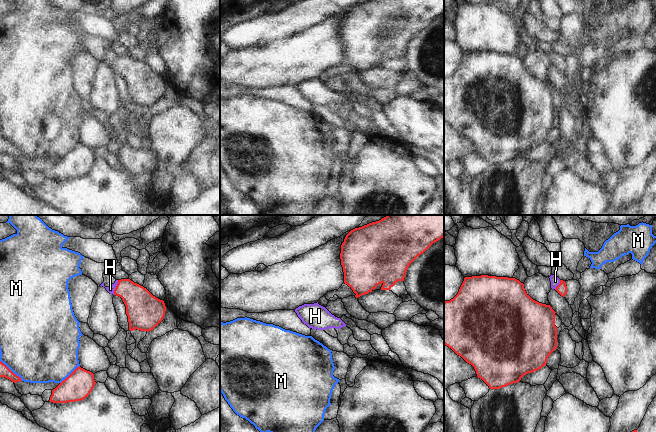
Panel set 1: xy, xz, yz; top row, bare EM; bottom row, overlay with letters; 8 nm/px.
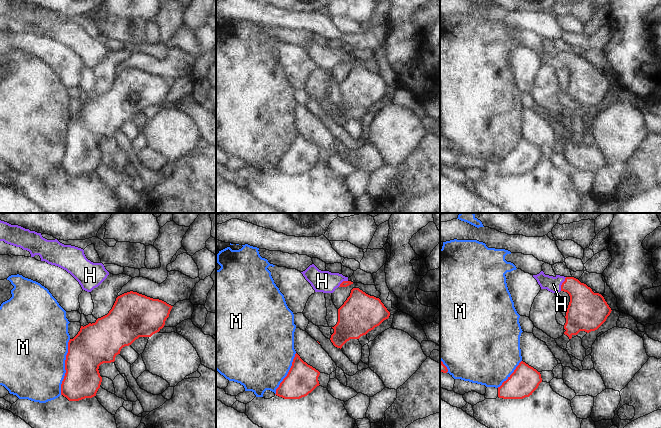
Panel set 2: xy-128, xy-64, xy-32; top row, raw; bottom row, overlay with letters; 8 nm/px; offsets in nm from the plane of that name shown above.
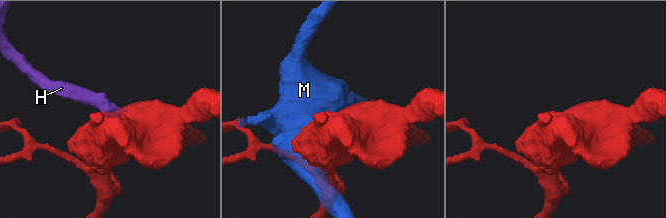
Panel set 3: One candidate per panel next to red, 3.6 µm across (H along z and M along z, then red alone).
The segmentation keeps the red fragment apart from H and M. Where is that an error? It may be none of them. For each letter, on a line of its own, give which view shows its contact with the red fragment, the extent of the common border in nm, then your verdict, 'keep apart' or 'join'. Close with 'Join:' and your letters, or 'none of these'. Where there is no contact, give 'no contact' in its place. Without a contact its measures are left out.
H: xy | 130 nm | join
M: xy | 220 nm | keep apart
Join: H

